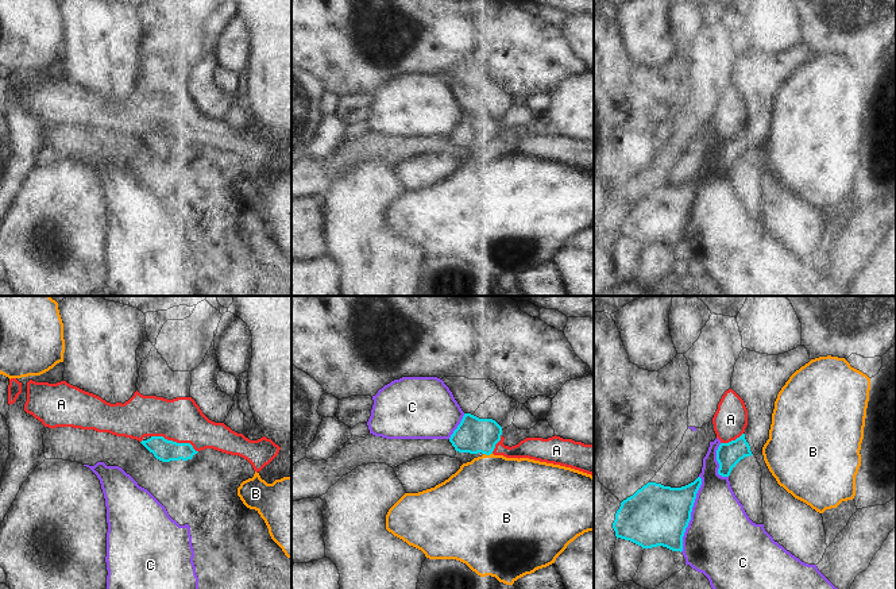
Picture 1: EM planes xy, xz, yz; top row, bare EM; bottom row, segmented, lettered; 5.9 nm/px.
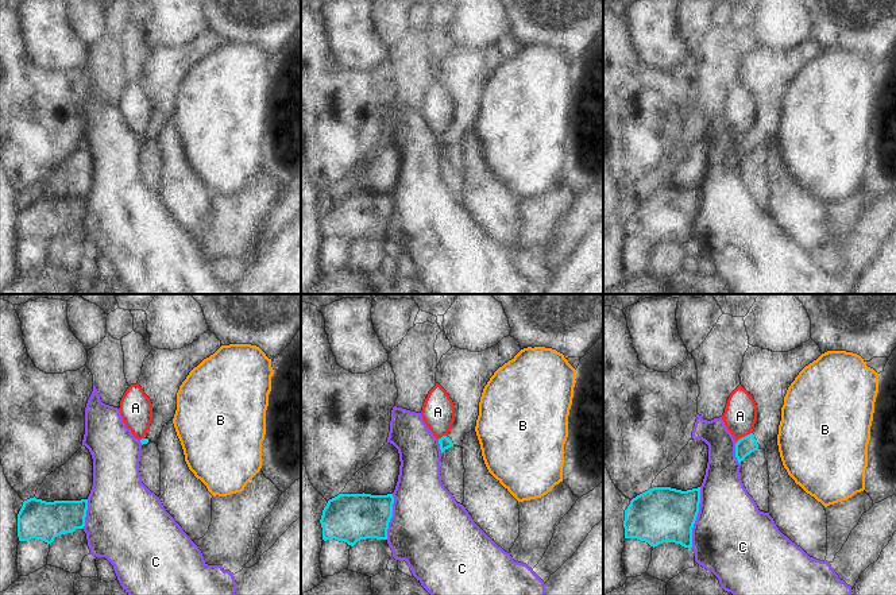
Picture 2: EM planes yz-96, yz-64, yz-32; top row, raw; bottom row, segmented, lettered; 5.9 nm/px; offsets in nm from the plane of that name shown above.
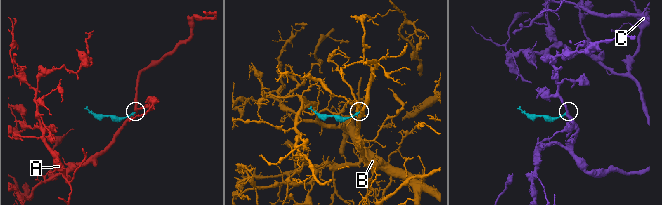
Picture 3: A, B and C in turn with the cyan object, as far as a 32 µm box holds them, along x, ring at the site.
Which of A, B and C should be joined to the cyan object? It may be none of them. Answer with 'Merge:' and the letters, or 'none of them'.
Merge: none of them

